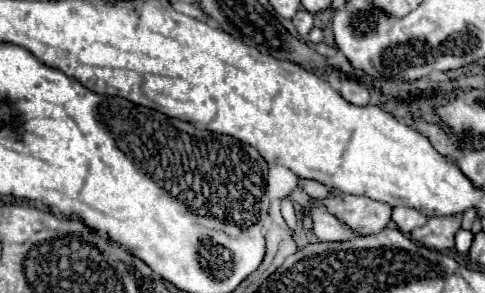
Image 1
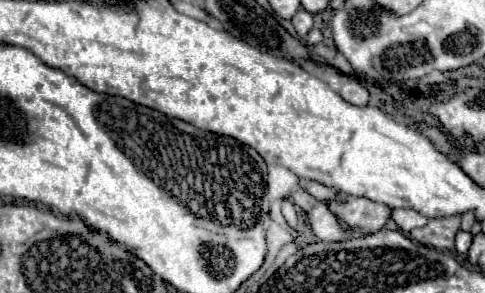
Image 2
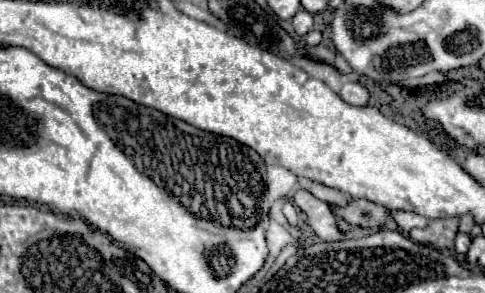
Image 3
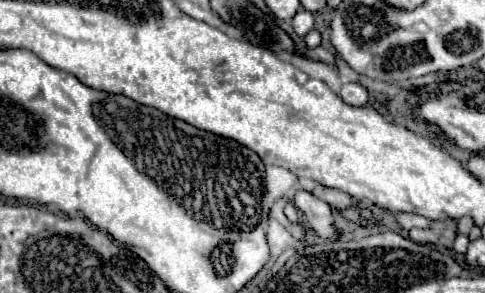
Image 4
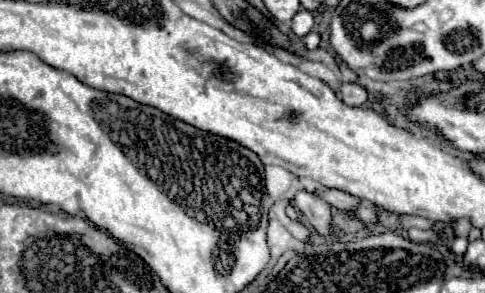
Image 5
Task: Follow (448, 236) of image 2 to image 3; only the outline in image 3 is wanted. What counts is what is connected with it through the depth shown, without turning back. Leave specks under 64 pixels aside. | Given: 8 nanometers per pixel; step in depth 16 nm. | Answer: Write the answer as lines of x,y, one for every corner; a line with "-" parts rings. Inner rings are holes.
436,218
430,220
426,228
412,228
410,238
424,246
434,248
454,248
454,236
458,232
460,218

